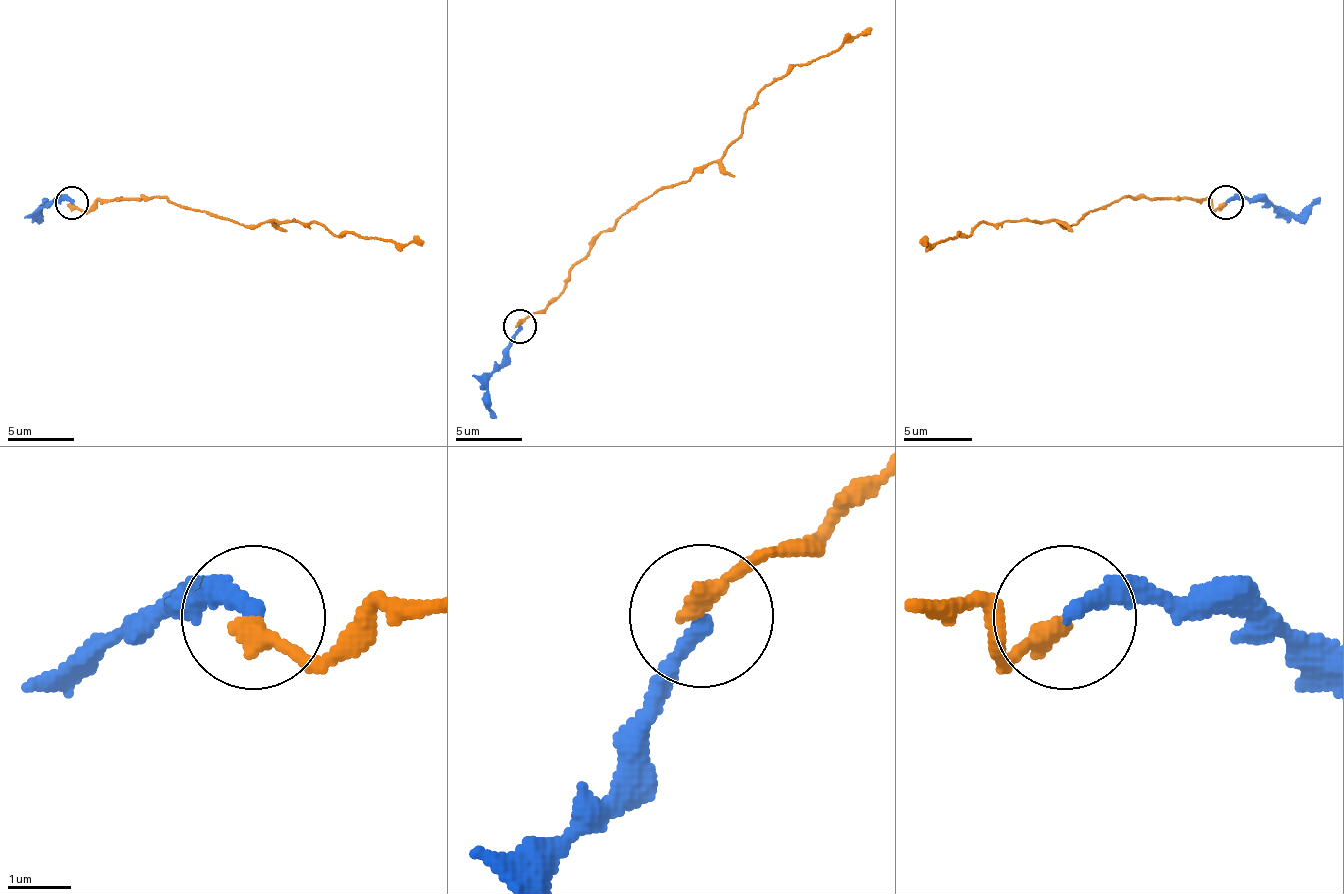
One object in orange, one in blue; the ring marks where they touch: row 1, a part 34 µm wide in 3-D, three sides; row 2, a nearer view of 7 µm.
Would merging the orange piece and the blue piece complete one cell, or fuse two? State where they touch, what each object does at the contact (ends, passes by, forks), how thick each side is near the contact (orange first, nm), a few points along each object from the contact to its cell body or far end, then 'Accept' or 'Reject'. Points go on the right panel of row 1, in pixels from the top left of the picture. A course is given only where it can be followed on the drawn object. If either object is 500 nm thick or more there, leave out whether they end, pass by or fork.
Place: (1225, 202). At the ring orange ends. At the ring blue ends. Thickness 320 nm (orange) against 240 nm. Course of orange: (1225, 201), (1214, 211), (1187, 198), (1119, 198), (1074, 225), (982, 222), (968, 235), (920, 246). Course of blue: (1225, 201), (1266, 198), (1283, 211), (1303, 215), (1320, 198). Reject

